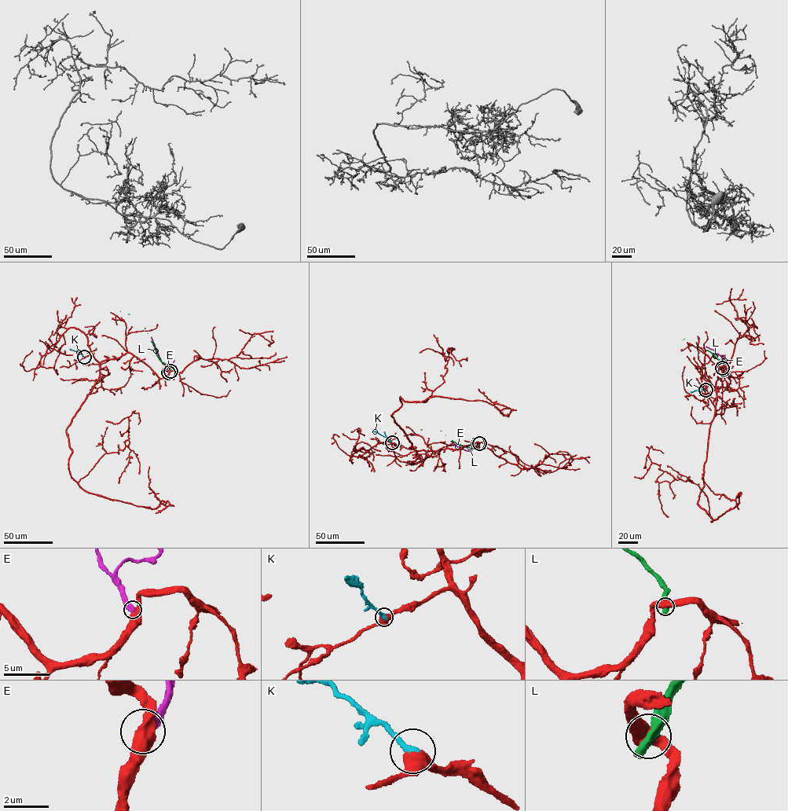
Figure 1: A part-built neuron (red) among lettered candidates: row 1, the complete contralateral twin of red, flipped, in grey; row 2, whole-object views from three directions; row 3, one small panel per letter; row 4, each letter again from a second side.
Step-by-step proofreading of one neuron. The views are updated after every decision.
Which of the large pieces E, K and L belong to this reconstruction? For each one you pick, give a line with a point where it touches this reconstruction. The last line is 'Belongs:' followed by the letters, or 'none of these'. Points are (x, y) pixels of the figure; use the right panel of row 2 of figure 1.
K: contact (705, 390)
Belongs: K

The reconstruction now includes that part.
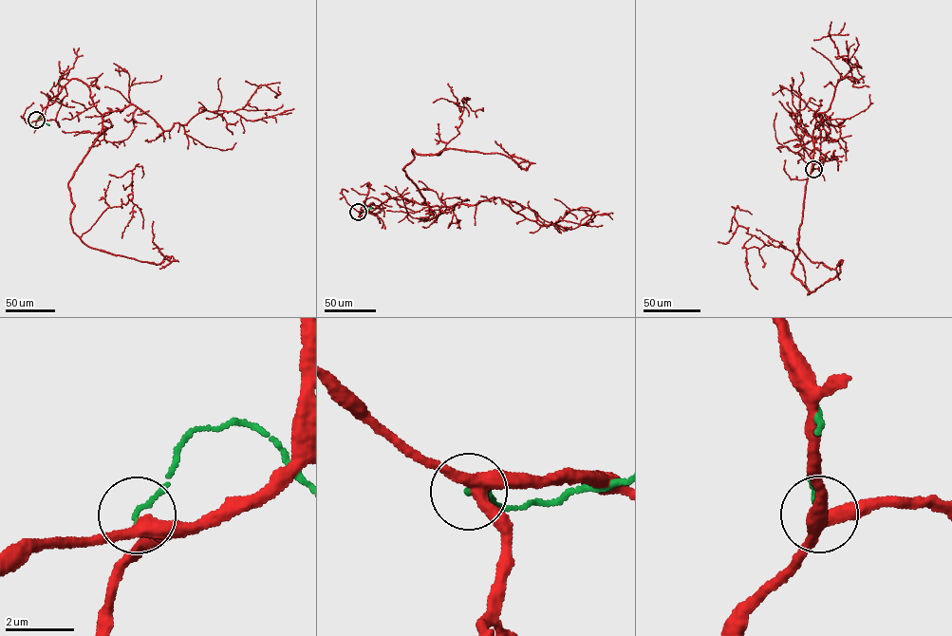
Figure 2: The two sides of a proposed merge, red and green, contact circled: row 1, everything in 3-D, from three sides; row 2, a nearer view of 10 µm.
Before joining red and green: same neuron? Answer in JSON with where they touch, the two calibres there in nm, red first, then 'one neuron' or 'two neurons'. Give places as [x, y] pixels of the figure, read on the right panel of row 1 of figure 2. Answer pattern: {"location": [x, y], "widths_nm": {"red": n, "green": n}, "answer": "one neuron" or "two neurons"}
{"location": [813, 169], "widths_nm": {"red": 360, "green": 120}, "answer": "two neurons"}

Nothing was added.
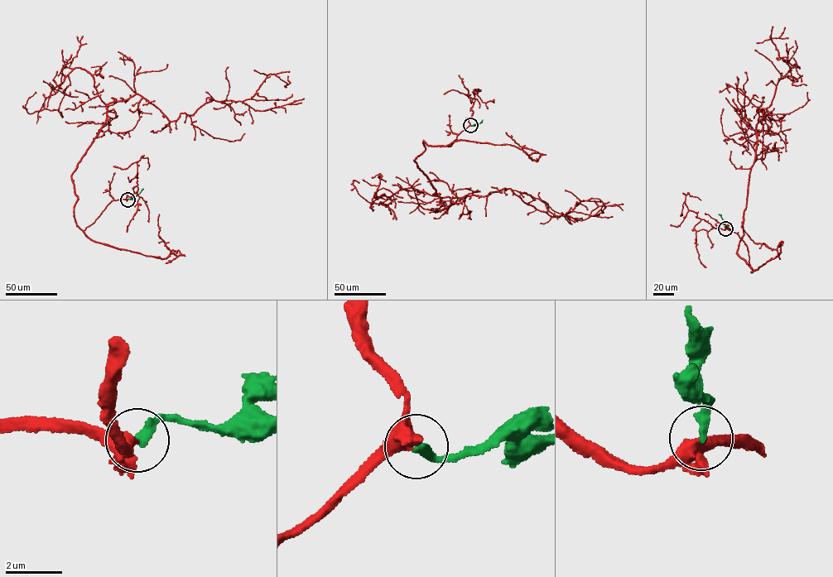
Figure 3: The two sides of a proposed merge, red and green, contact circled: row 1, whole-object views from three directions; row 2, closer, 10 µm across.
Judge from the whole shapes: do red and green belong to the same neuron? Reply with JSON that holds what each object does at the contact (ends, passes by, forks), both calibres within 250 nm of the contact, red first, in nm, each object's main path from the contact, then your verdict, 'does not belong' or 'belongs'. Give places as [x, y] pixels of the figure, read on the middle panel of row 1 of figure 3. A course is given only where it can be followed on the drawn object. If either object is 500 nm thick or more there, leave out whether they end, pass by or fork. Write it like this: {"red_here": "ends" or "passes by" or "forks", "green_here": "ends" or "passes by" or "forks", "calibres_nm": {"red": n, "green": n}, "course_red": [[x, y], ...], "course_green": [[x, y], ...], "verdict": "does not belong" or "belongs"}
{"red_here": "forks", "green_here": "ends", "calibres_nm": {"red": 360, "green": 340}, "course_red": [[470, 125], [448, 146], [422, 142], [413, 161], [433, 195], [510, 188], [551, 216], [593, 198], [602, 213]], "course_green": [[470, 125], [478, 125], [482, 120]], "verdict": "belongs"}

